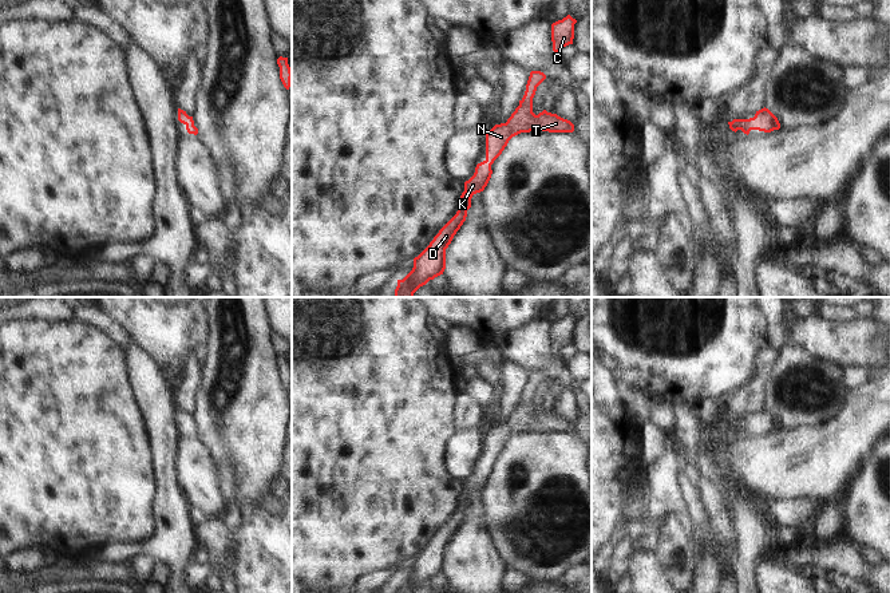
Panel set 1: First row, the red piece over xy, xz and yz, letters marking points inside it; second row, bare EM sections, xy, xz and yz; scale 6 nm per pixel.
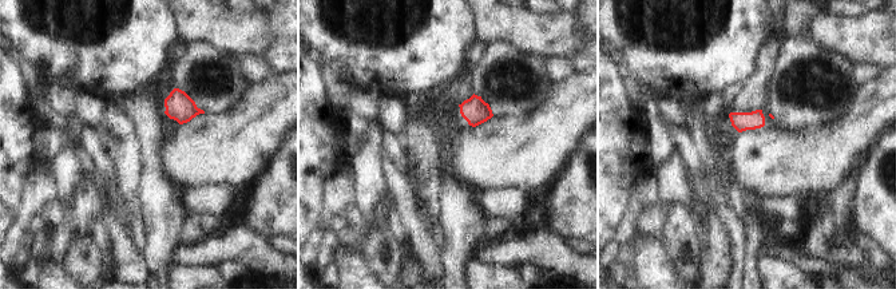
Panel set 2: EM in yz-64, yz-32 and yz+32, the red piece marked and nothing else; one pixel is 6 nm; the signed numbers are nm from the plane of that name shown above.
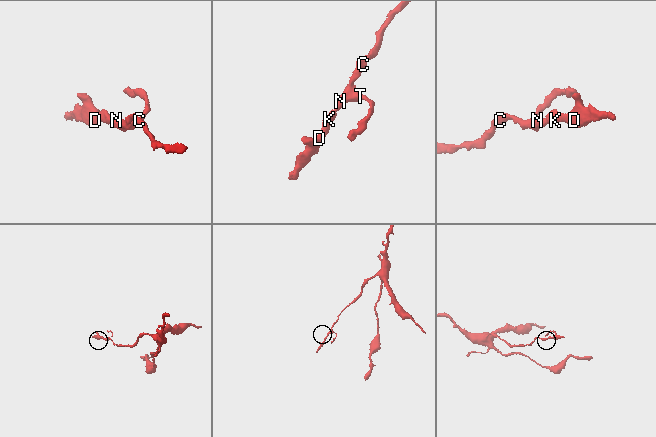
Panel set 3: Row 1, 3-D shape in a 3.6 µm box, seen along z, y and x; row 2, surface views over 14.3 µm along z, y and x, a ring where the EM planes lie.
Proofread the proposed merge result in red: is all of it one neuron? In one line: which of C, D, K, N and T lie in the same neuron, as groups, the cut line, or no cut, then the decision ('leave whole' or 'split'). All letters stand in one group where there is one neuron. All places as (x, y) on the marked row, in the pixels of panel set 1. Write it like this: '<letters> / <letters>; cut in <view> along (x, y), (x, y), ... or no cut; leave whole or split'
C D K N T; no cut; leave whole

